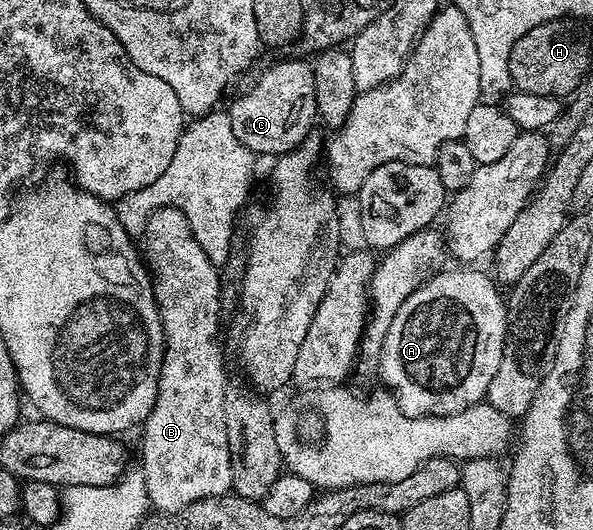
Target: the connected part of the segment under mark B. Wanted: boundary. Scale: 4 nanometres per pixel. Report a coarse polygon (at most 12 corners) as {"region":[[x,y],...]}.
{"region":[[146,220],[166,346],[141,425],[151,509],[233,489],[219,269]]}

